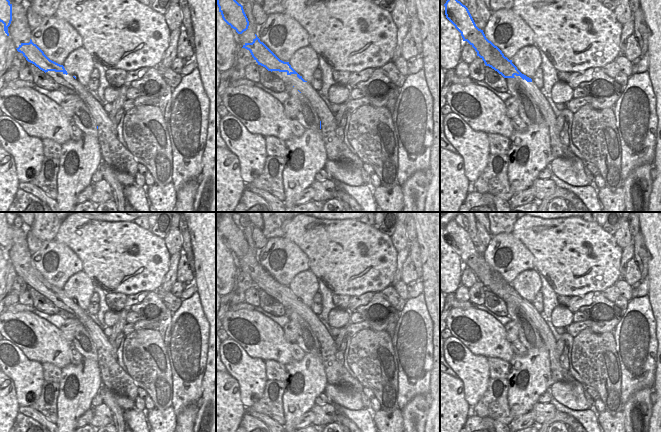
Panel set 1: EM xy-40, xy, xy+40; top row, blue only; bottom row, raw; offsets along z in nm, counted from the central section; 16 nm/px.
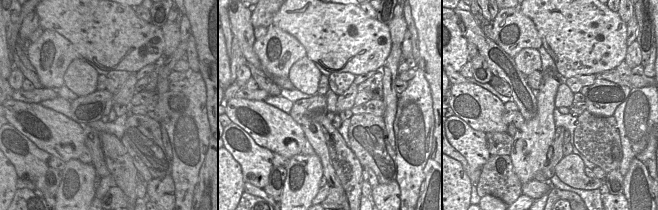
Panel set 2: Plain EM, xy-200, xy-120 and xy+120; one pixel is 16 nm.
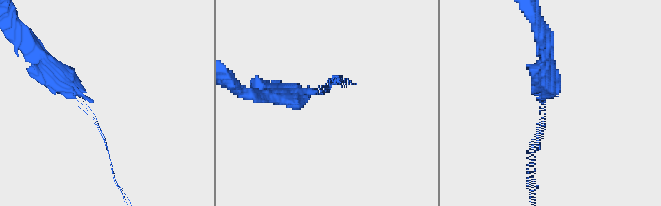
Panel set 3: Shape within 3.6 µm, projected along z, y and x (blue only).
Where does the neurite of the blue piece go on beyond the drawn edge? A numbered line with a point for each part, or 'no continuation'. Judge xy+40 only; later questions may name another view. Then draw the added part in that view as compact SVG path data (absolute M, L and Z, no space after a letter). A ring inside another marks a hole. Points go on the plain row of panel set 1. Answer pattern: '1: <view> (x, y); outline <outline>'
1: xy+40 (529, 336); outline M505 302L507 306L508 316L519 326L519 340L527 350L540 348L544 346L544 342L526 313L515 303Z

